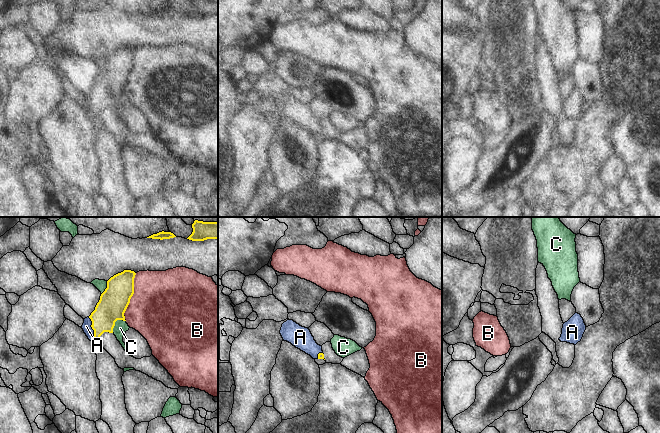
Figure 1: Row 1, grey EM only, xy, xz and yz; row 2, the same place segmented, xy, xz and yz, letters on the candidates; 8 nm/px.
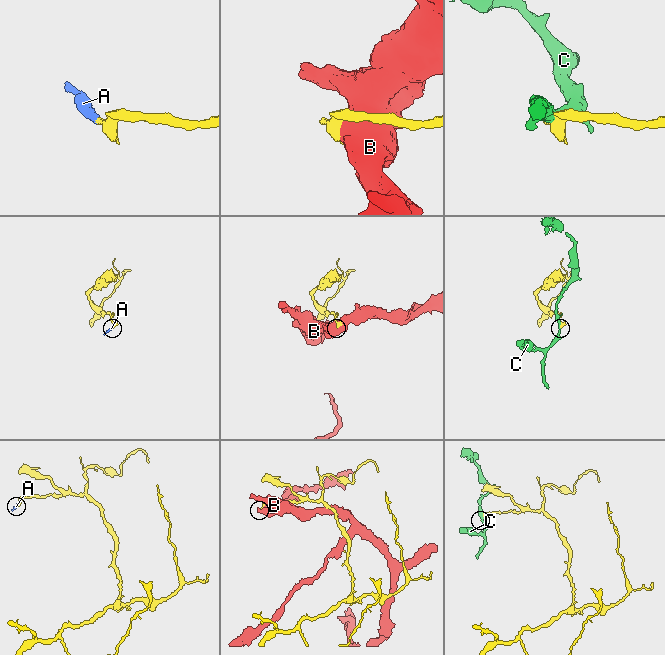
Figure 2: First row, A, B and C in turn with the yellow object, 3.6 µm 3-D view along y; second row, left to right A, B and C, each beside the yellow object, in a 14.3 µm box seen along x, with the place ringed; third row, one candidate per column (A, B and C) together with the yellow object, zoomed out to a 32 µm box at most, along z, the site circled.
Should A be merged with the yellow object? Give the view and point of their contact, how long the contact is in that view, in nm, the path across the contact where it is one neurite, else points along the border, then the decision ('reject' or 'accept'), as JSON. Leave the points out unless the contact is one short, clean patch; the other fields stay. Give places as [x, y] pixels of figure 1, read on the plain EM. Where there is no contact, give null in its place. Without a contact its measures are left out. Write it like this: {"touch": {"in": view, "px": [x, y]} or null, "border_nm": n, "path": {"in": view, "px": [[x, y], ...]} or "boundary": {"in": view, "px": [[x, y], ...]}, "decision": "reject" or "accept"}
{"touch": {"in": "xy", "px": [92, 104]}, "border_nm": 200, "path": {"in": "xy", "px": [[112, 81], [92, 104], [86, 102]]}, "decision": "accept"}

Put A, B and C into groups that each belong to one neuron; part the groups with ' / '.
A / B / C

